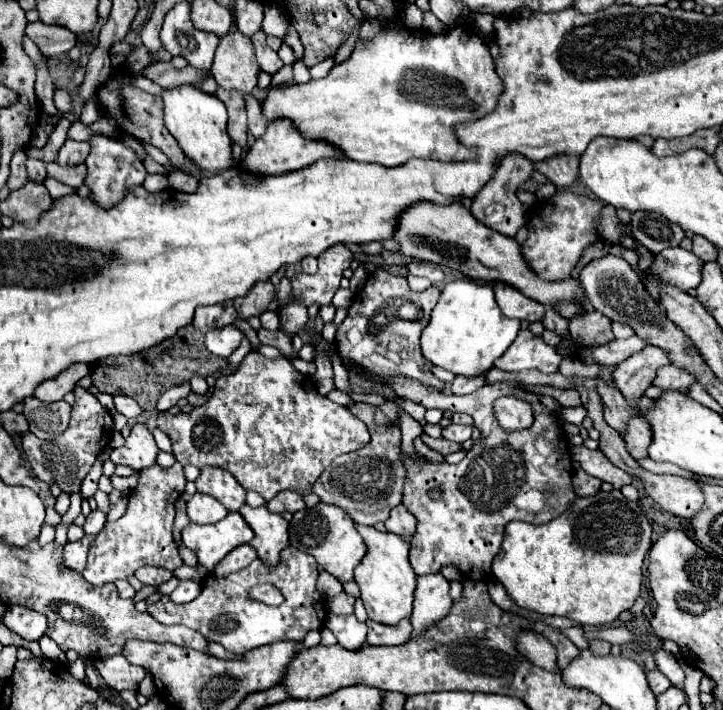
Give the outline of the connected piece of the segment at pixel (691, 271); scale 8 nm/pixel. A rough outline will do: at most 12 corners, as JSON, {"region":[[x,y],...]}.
{"region":[[683,248],[655,254],[641,276],[659,300],[659,284],[685,292],[701,282],[703,262]]}

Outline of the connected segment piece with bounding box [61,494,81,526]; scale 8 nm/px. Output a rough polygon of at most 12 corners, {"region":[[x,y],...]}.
{"region":[[71,496],[71,506],[61,522],[67,526],[81,514],[81,496]]}

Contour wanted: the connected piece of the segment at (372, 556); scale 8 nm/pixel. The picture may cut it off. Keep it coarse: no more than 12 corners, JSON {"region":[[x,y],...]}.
{"region":[[355,524],[367,552],[355,582],[371,620],[413,608],[417,574],[401,536]]}

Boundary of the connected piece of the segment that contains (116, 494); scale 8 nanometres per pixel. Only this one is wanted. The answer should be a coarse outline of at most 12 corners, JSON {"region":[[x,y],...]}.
{"region":[[109,494],[109,522],[121,518],[127,508],[127,494]]}

